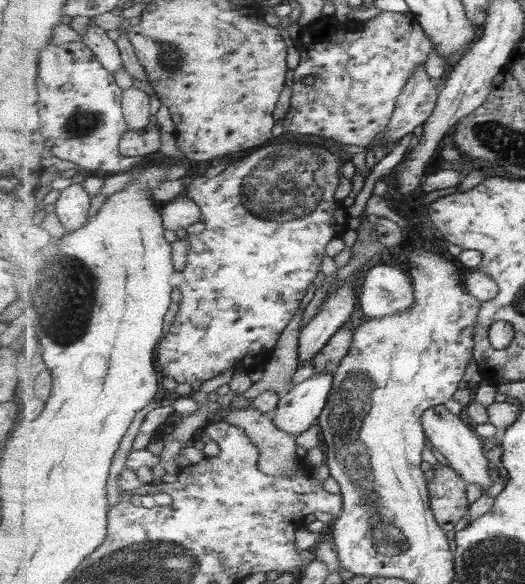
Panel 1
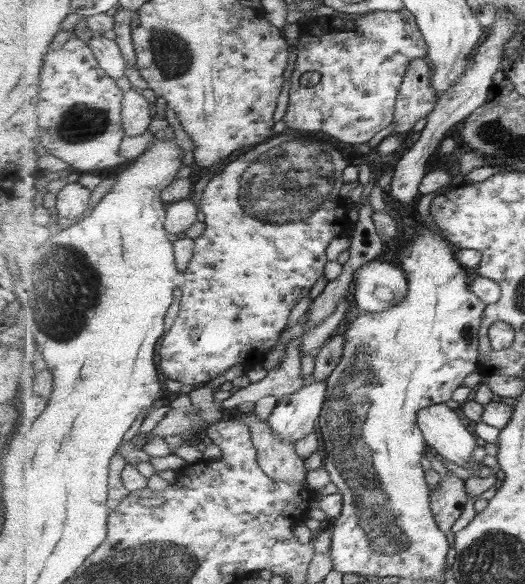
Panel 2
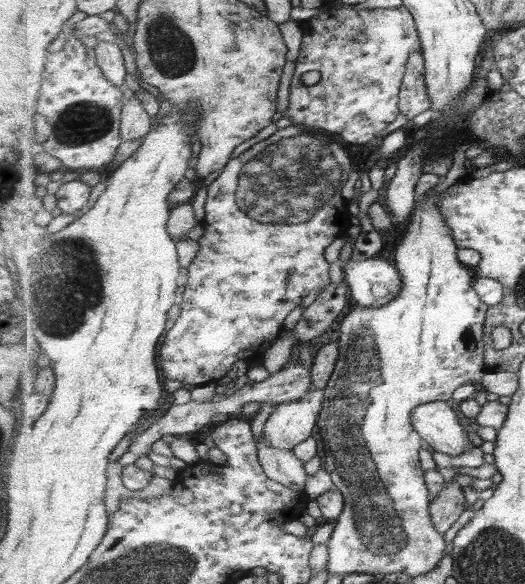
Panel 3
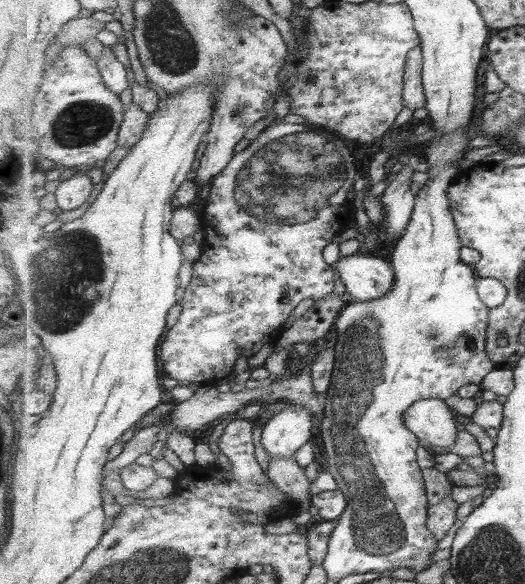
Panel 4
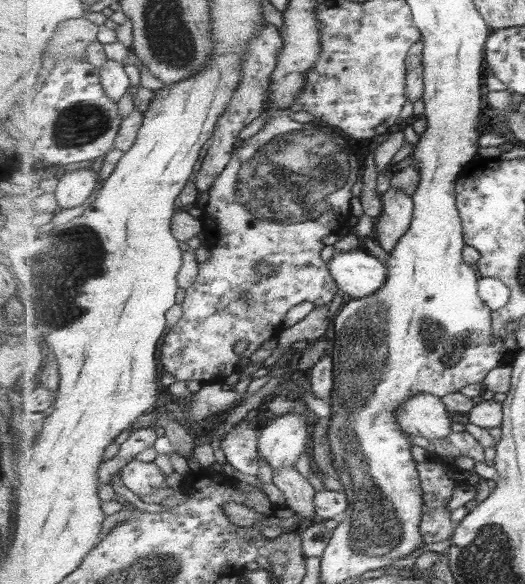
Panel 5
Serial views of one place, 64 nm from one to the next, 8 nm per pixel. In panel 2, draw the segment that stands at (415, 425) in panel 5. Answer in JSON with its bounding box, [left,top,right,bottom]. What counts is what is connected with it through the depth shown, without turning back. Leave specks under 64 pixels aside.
[418,404,485,478]

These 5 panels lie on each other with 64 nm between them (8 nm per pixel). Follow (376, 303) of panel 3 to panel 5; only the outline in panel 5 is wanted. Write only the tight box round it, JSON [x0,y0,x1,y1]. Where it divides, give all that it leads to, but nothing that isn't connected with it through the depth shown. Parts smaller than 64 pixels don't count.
[328,246,388,299]

